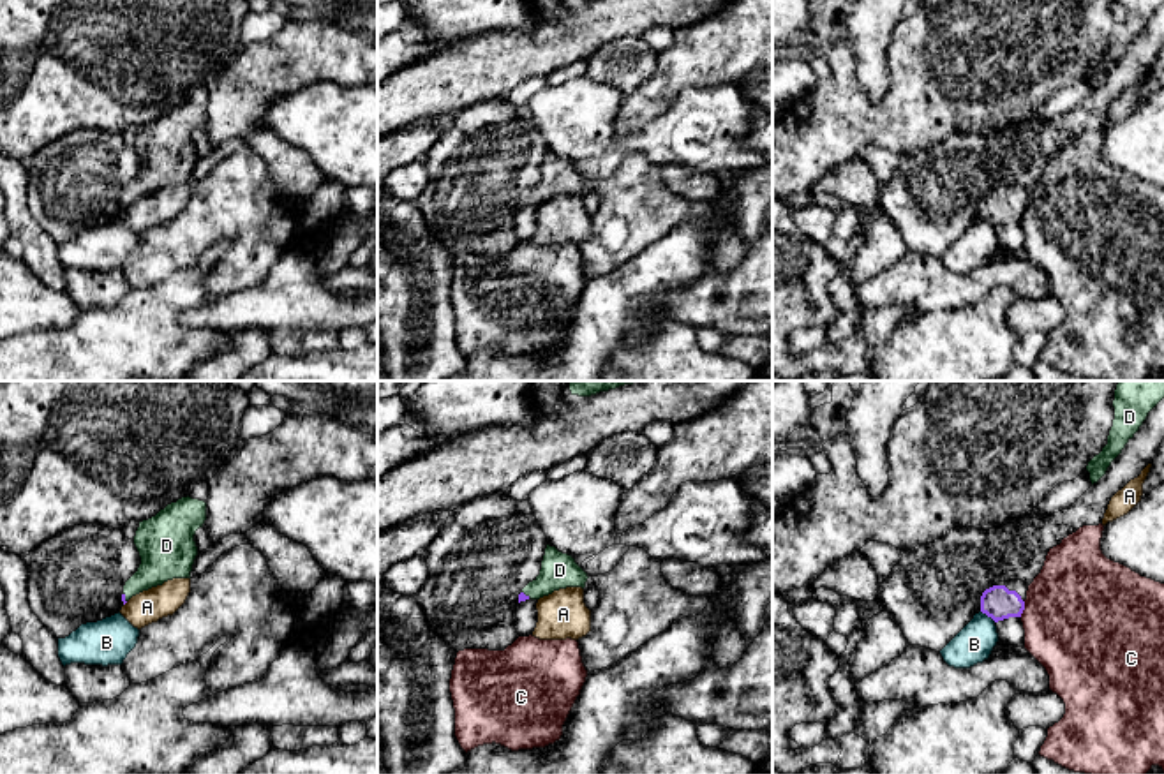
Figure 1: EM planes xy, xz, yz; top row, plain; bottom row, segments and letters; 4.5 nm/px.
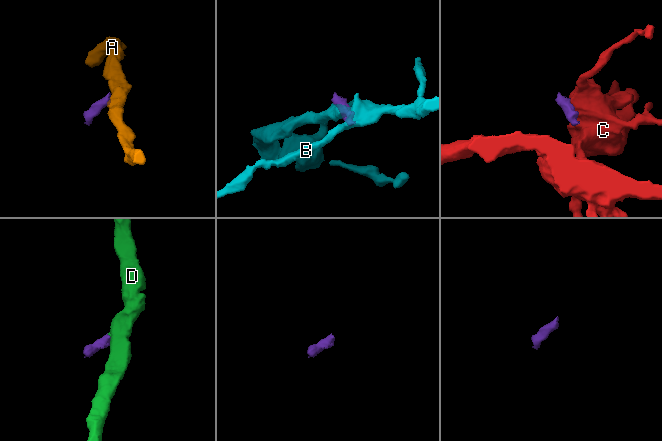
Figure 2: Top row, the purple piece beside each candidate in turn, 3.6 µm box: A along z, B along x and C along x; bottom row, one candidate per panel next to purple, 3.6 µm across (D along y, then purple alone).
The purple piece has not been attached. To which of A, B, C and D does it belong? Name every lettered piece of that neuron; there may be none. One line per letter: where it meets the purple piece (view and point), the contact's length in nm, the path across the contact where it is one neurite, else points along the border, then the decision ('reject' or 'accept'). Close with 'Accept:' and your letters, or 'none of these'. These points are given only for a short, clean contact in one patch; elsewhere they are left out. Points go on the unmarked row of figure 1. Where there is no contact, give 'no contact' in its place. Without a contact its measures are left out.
A: no contact; reject
B: contact yz (988, 221); length 90 nm; border yz (981, 215), (995, 226); reject
C: contact yz (1023, 214); length 80 nm; border yz (1025, 207), (1020, 221); reject
D: contact xy (124, 203); length 50 nm; way xy (122, 200), (124, 203), (163, 164); accept
Accept: D

